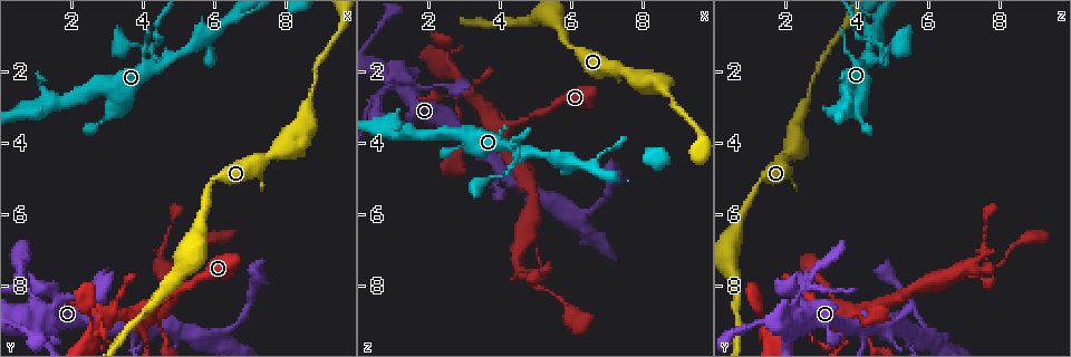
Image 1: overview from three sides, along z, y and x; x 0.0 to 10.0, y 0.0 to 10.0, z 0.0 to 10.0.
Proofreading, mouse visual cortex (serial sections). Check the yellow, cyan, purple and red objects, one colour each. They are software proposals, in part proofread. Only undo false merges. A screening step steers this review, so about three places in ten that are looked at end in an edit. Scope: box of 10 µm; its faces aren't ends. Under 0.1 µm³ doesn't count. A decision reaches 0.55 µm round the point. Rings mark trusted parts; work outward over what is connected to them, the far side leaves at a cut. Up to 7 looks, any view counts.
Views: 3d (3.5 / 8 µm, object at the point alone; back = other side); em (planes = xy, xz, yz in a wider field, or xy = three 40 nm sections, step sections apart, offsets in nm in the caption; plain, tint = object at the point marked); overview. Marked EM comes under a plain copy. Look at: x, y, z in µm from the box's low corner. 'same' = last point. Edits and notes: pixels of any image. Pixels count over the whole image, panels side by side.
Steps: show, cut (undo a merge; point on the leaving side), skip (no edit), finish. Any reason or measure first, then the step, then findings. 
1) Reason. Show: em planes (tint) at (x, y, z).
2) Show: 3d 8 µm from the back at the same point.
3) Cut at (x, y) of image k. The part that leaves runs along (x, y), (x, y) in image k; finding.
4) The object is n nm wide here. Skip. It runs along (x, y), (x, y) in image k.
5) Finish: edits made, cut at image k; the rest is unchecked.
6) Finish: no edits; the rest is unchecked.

Show: 3d 3.5 µm from the back at (3.95, 8.75, 3.70).

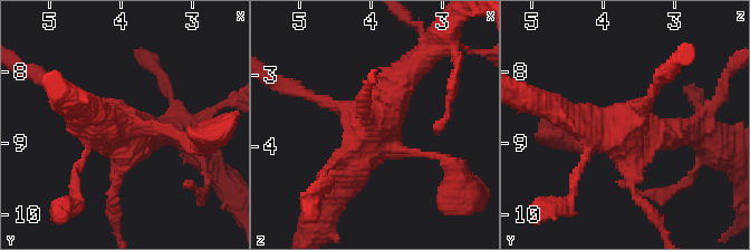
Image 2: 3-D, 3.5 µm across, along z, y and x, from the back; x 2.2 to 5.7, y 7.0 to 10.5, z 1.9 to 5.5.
Show: em xy step 3 (tint) at (4.00, 8.75, 3.65).

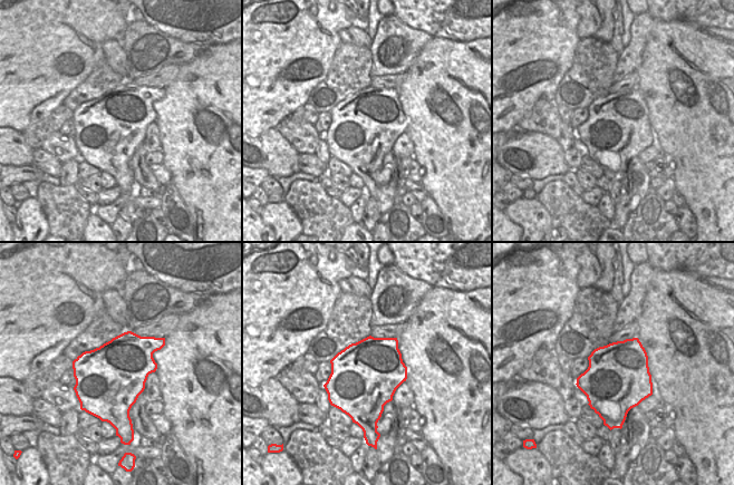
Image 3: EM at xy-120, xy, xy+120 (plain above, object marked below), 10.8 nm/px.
Show: em xy step 1 (tint) at the same point.

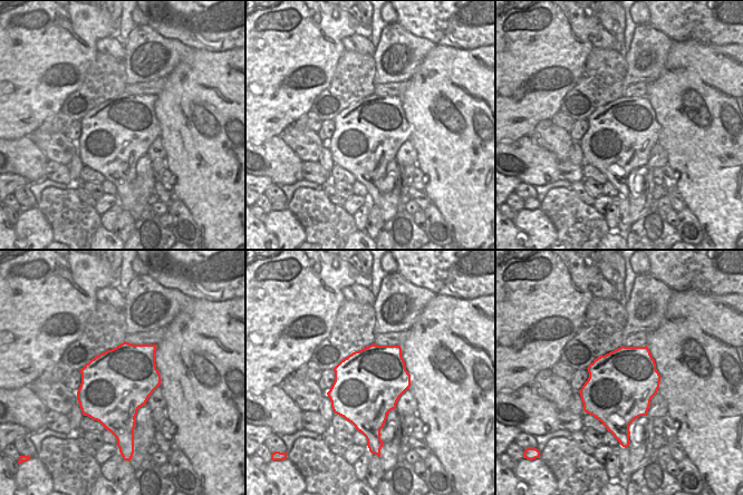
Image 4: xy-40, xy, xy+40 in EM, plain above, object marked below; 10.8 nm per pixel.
Skip. It runs along (326, 102), (371, 125), (333, 196) in image 2; one cell here.

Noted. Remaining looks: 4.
Sharp bend. Show: 3d 3.5 µm at (2.45, 9.35, 1.75).

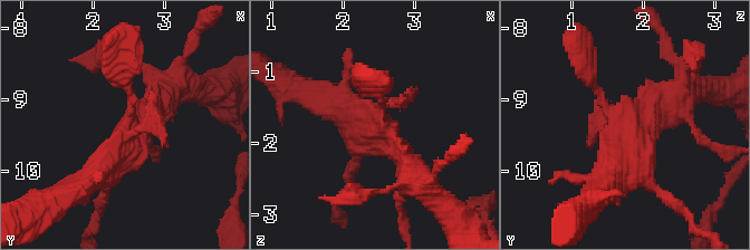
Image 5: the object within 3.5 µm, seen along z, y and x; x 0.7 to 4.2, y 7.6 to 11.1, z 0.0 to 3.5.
Shape alone is not enough. Show: em xy step 1 (tint) at (2.50, 9.35, 1.80).

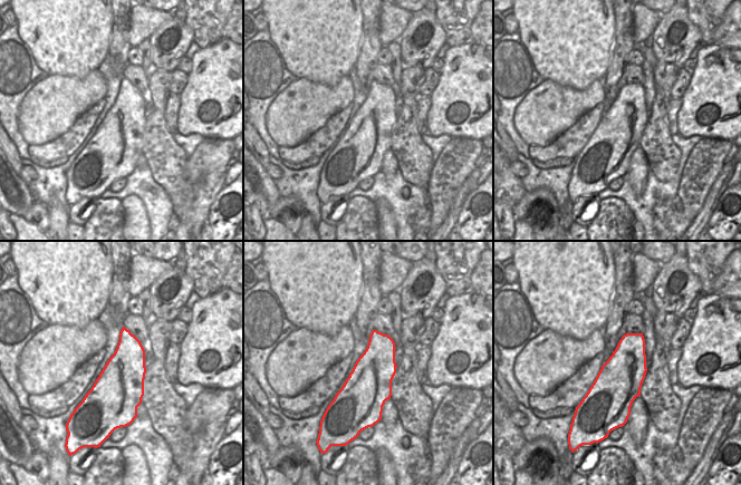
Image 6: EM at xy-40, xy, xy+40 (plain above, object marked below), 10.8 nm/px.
Show: em xy step 5 (tint) at the same point.

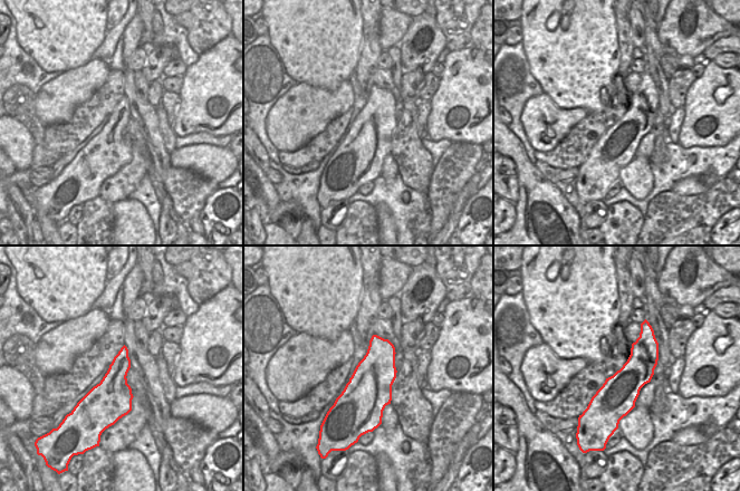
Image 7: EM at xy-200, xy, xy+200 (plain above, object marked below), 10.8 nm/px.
Skip. It runs along (414, 175), (380, 130), (373, 87) in image 5; one cell here.

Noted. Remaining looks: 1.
Finish: no edits; the rest is unchecked.

